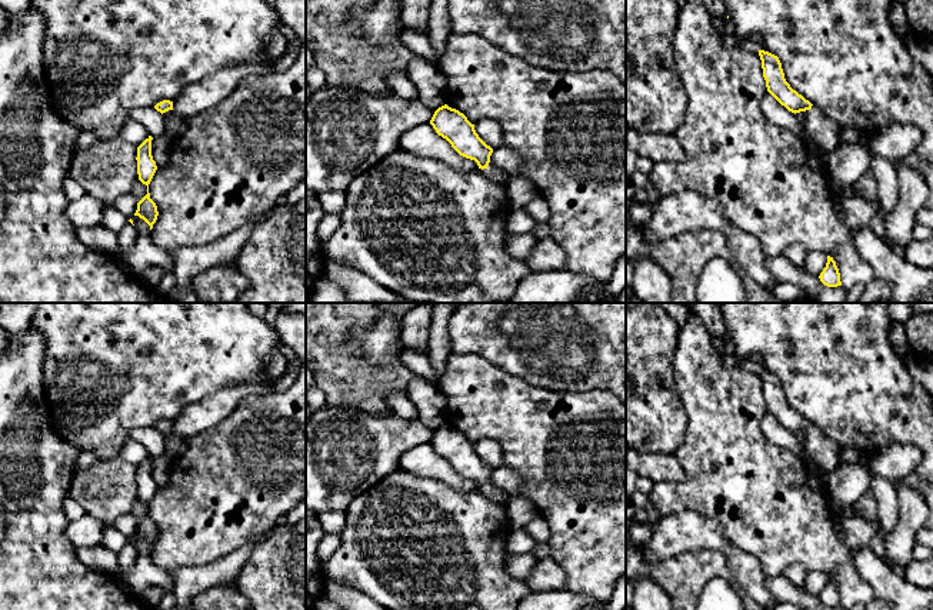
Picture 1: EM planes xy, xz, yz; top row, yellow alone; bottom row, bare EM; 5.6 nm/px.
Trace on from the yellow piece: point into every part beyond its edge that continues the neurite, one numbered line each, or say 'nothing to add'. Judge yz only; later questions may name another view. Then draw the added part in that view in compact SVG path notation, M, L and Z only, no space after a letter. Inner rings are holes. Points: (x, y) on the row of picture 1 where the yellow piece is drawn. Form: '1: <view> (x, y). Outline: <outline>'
1: yz (825, 132). Outline: M813 104L810 110L804 111L804 116L804 133L822 149L824 154L842 143L842 127L829 119L822 109Z

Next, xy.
1: xy (175, 126). Outline: M169 110L163 113L164 117L164 131L170 136L171 140L179 139L186 127L187 127L187 119L176 114L173 110Z

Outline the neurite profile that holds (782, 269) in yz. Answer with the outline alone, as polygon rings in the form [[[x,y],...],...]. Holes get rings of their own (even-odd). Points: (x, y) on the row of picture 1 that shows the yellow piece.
[[[783,254],[766,256],[766,266],[777,281],[792,283],[807,293],[816,303],[844,303],[846,290],[842,286],[827,287],[817,276],[790,263]]]

